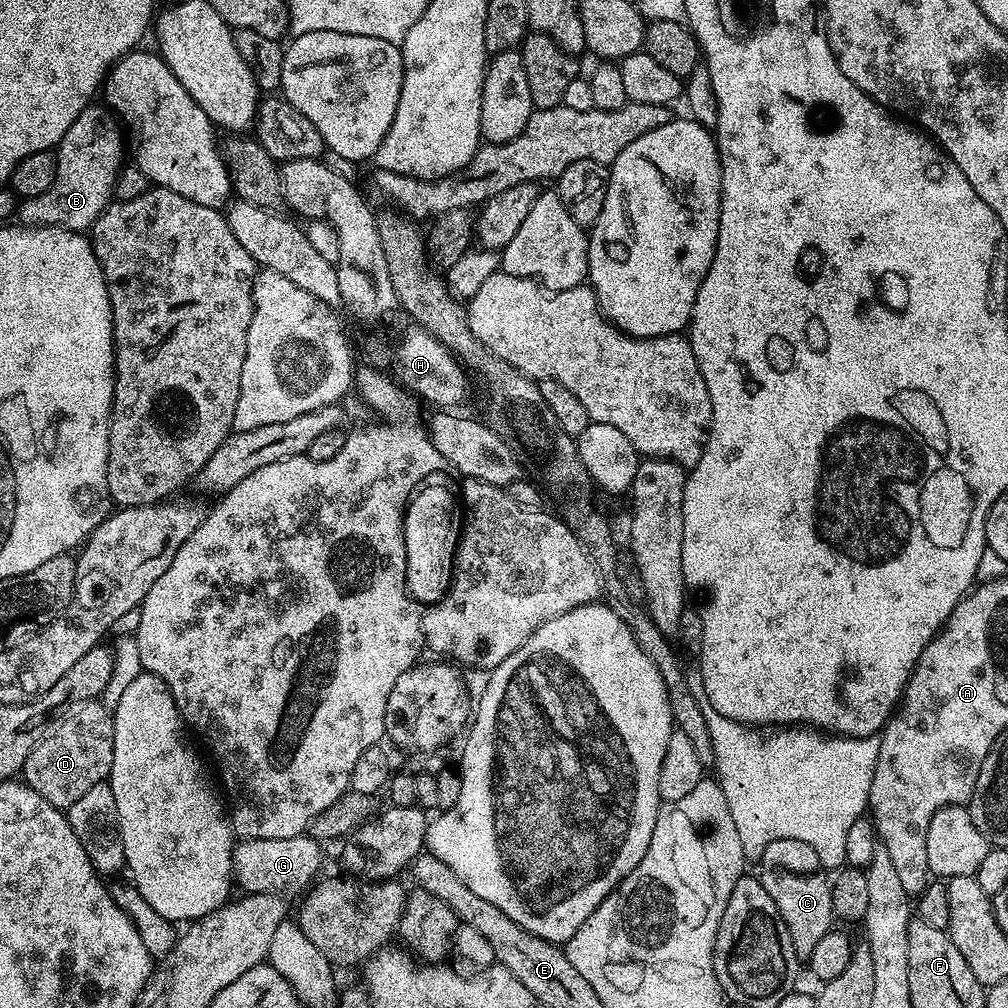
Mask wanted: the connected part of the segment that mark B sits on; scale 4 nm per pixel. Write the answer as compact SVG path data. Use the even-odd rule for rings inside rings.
M89 106L74 118L74 126L56 145L56 177L46 194L38 194L18 204L18 220L24 226L68 228L71 232L87 233L92 224L113 203L116 176L124 160L125 133L104 117L103 107Z

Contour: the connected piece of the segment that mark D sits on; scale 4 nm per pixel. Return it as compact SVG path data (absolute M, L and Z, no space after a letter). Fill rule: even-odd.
M99 699L82 700L63 713L60 725L47 734L30 750L22 769L23 783L32 788L50 806L67 810L90 790L90 786L105 783L112 773L114 762L114 722L112 712Z

